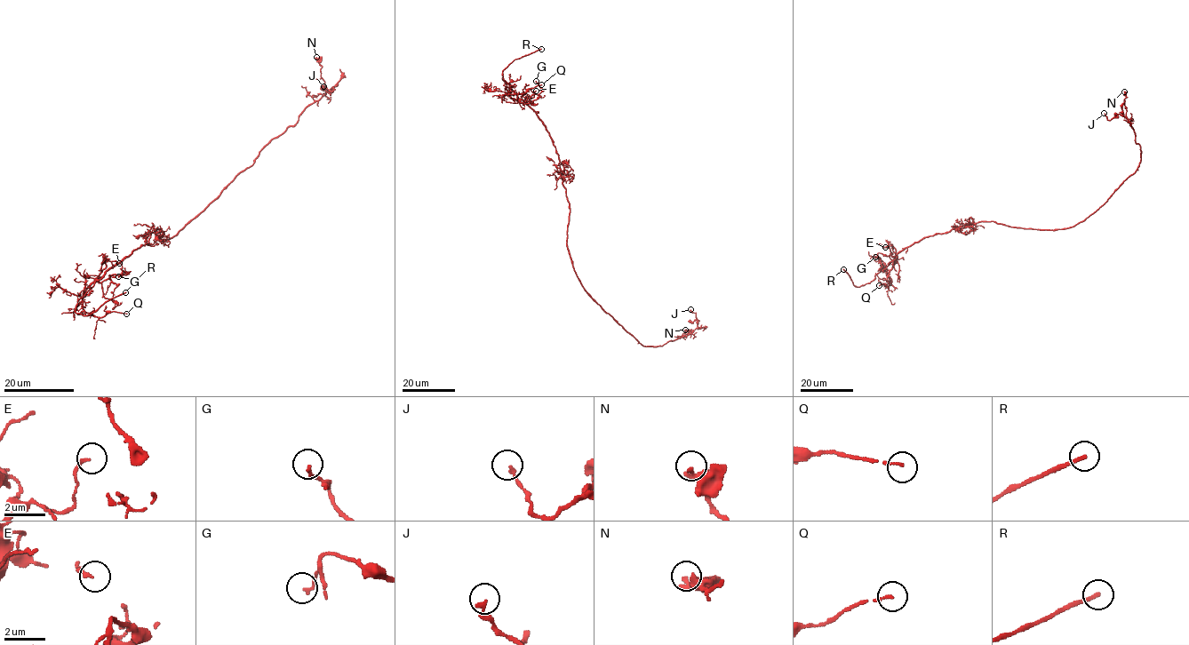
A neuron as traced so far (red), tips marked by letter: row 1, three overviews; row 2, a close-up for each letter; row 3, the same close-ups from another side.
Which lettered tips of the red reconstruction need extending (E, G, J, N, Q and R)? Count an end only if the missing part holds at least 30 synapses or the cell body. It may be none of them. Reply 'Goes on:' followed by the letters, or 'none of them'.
Goes on: R

